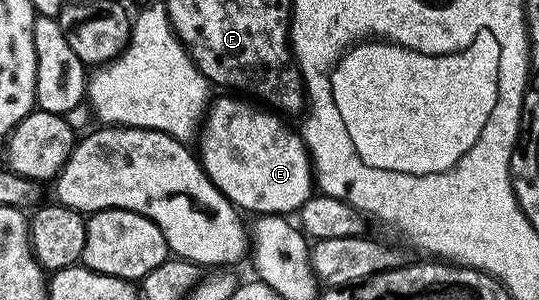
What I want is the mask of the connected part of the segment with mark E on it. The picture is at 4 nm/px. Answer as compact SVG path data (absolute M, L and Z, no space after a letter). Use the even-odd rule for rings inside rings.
M231 94L219 95L210 101L197 133L197 155L207 177L221 190L221 194L225 194L225 198L229 198L231 203L244 213L298 213L301 205L313 194L313 165L310 156L307 155L307 146L303 143L302 135L298 131L290 132L278 120L280 117L266 107L256 106L254 103L246 104L243 101L246 99L236 98Z

